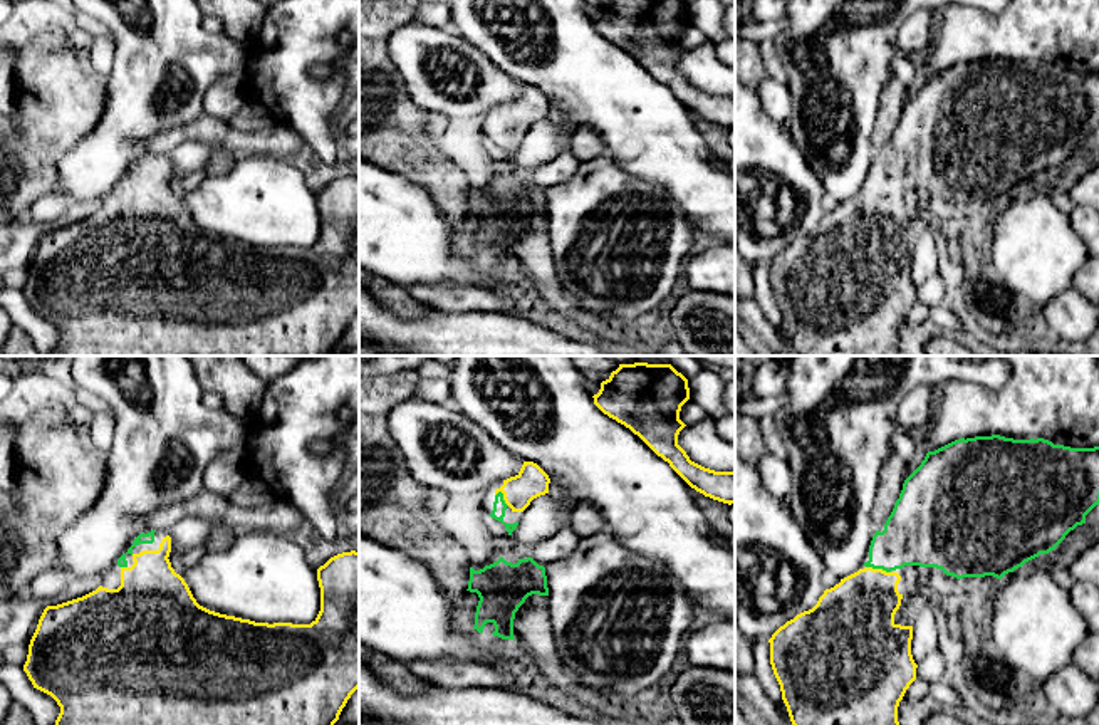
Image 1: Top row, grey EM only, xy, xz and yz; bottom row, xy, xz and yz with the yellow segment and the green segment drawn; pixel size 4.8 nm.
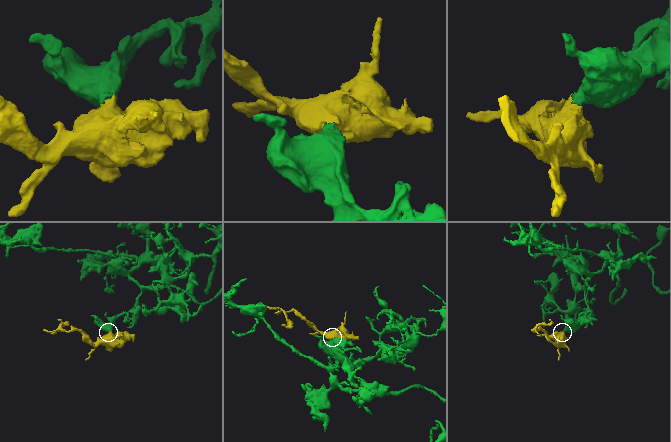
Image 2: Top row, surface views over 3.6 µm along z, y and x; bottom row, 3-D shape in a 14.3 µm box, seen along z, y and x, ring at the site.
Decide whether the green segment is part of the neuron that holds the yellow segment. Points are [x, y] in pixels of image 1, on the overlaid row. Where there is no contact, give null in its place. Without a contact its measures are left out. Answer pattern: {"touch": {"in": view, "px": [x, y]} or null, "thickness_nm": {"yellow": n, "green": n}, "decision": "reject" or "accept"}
{"touch": {"in": "yz", "px": [878, 569]}, "thickness_nm": {"yellow": 360, "green": 300}, "decision": "accept"}

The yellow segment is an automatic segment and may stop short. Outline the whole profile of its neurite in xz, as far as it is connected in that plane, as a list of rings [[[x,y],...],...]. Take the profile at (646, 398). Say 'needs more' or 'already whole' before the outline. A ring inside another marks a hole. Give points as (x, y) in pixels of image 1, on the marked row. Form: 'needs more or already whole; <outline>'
already whole; [[[619,364],[611,376],[601,383],[601,389],[592,396],[594,404],[609,418],[629,428],[658,456],[696,492],[723,503],[735,503],[735,472],[715,472],[690,460],[678,445],[678,435],[686,426],[680,420],[681,406],[690,399],[688,379],[671,364]]]

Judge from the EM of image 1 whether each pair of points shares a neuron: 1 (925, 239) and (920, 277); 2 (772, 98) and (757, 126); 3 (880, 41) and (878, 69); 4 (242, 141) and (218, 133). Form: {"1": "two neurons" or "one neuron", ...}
{"1": "one neuron", "2": "two neurons", "3": "one neuron", "4": "one neuron"}

